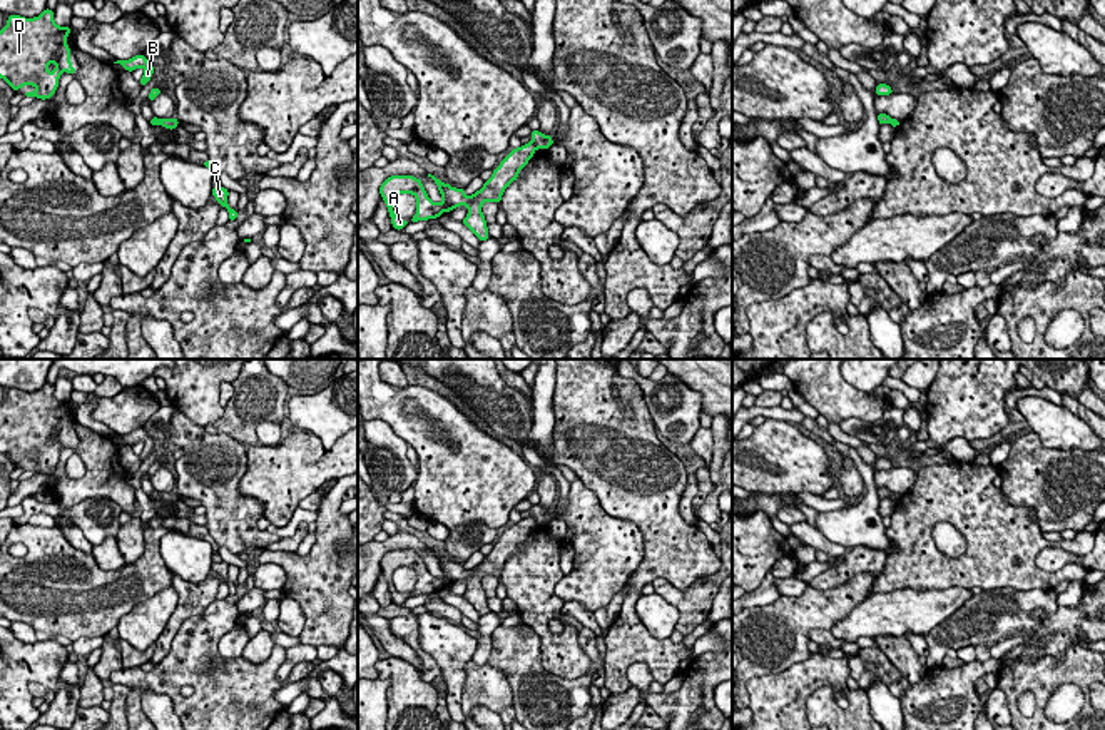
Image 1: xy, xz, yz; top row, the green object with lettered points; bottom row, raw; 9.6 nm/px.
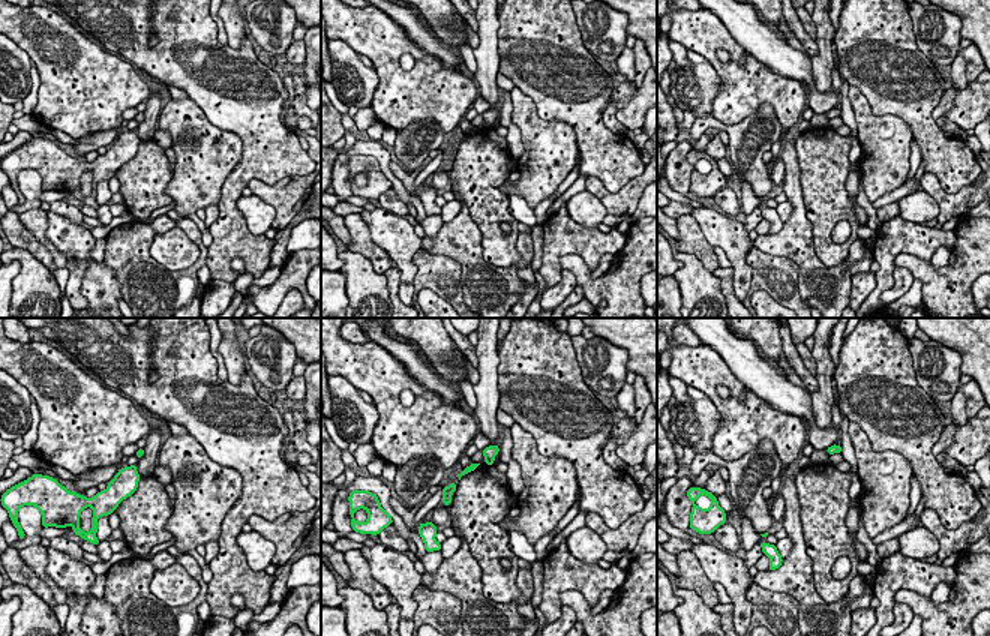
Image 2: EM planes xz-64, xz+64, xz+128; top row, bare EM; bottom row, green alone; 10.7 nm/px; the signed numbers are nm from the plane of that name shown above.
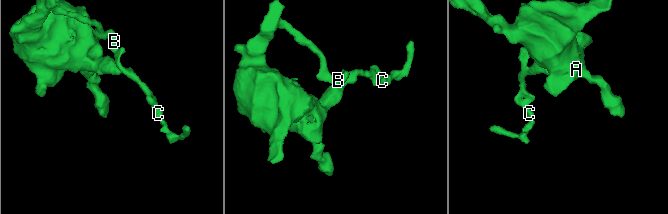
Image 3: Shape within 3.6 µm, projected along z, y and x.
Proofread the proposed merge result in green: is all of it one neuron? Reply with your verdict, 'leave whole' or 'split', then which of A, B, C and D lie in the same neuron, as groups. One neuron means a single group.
split; groups A D / B C

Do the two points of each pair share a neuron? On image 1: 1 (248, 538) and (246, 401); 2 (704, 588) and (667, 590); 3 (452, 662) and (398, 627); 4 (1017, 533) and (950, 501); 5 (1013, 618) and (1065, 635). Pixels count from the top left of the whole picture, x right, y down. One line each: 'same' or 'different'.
1: different
2: same
3: different
4: same
5: different

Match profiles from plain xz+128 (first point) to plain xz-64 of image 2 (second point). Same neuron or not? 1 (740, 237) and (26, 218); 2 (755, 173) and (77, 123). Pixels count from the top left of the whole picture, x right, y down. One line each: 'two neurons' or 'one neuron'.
1: two neurons
2: two neurons

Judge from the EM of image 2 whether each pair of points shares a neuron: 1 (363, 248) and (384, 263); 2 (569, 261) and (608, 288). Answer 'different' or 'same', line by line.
1: same
2: same

